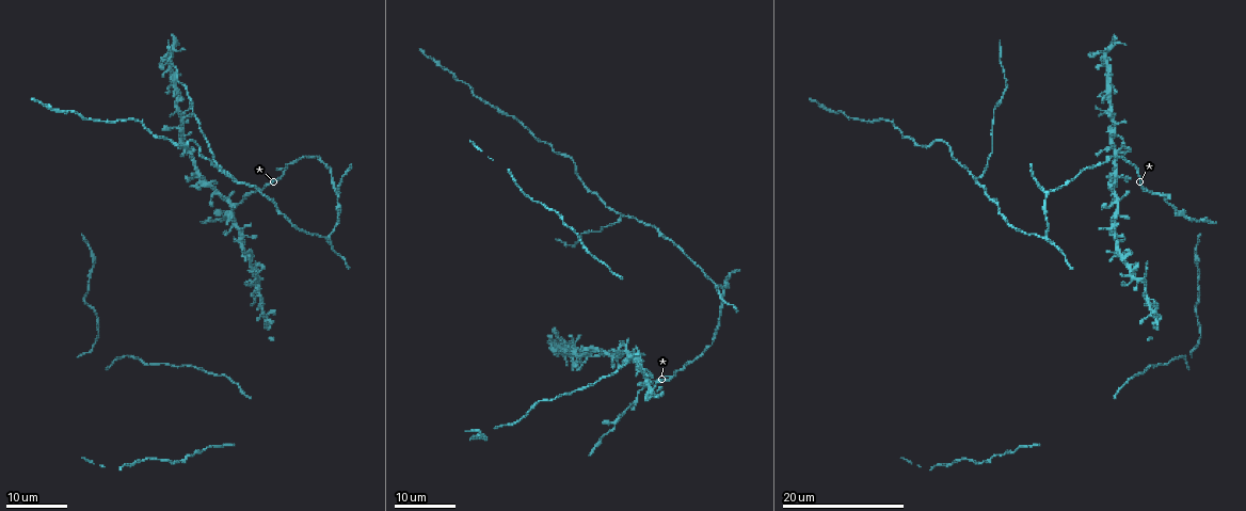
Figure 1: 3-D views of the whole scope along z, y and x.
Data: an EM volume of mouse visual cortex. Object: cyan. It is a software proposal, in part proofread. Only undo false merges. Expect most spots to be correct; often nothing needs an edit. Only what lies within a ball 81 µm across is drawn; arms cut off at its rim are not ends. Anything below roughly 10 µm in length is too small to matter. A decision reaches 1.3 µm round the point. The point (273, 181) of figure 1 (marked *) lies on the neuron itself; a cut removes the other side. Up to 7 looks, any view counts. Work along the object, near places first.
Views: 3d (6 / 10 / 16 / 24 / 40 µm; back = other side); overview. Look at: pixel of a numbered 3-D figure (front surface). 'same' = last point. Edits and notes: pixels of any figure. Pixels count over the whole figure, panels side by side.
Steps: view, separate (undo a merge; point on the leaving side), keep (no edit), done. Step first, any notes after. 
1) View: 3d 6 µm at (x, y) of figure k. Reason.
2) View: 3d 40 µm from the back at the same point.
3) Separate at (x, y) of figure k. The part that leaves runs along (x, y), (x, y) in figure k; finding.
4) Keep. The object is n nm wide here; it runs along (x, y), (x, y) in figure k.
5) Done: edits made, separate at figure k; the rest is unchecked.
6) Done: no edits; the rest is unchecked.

View: 3d 24 µm at (1117, 201) of figure 1. Looks like a crossing.

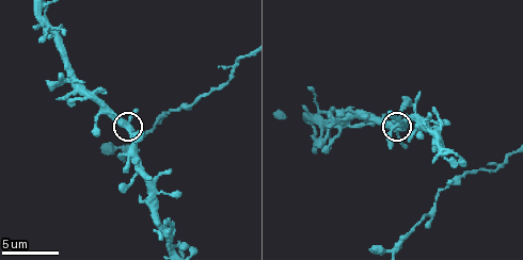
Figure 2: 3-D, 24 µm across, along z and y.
View: 3d 10 µm at (122, 127) of figure 2.

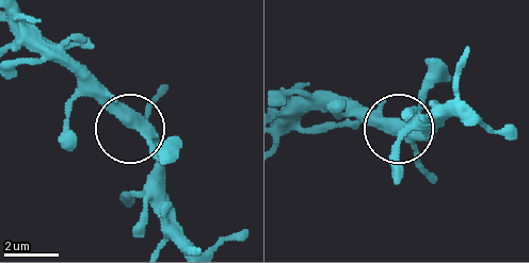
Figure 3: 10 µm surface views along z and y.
Keep. The side arm is 33 µm long; one neuron here.

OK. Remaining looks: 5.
View: 3d 24 µm at (646, 378) of figure 1. Thin neck.

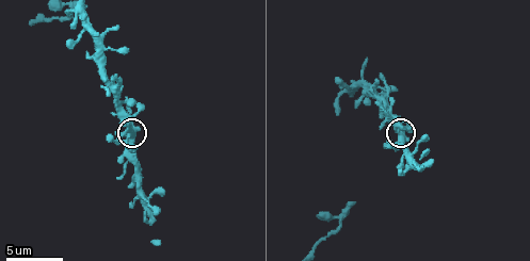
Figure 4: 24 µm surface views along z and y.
View: 3d 6 µm at (398, 130) of figure 4.

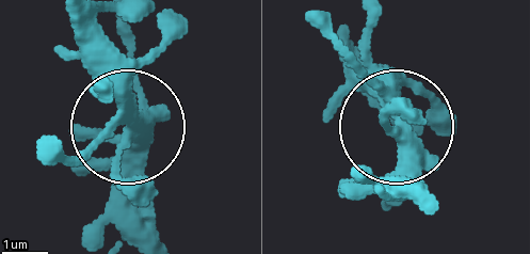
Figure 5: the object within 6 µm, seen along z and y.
Keep. The object is 380 nm wide here; one neuron here.

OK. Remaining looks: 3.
View: 3d 16 µm at (622, 214) of figure 1. Three arms meet.

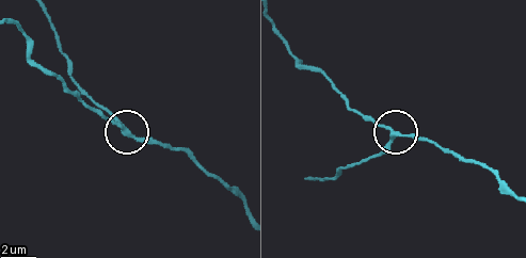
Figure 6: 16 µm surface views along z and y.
View: 3d 10 µm at (391, 137) of figure 6.

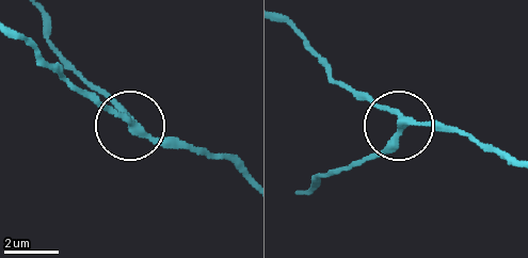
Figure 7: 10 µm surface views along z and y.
Keep. The side arm is 30 µm long; it runs along (510, 160), (454, 132), (406, 125), (361, 164) in figure 7; all the same neuron.

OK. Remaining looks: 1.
Done: no edits; the rest is unchecked.

